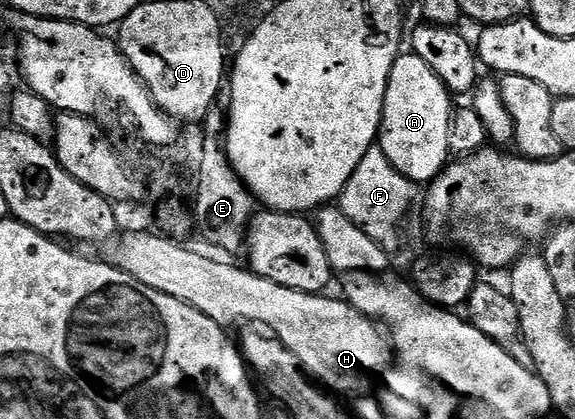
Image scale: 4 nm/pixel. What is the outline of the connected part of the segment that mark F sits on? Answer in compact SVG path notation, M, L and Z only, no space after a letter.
M375 145L364 153L360 165L356 165L356 173L348 177L348 185L344 185L339 195L338 206L349 220L380 244L387 254L392 255L400 247L400 227L417 195L419 198L419 184L401 175L392 161L384 157L382 148Z

